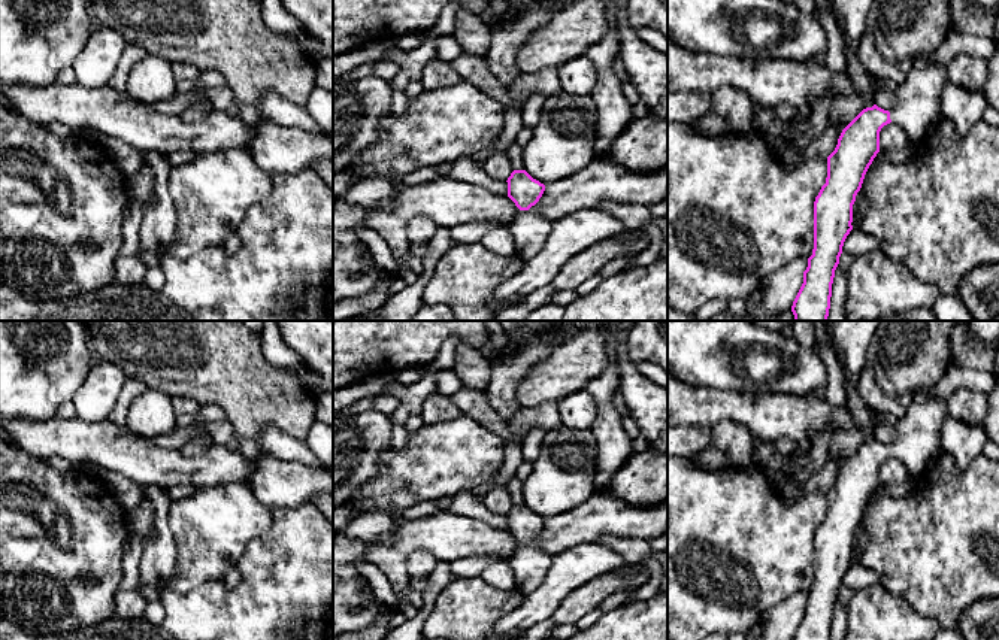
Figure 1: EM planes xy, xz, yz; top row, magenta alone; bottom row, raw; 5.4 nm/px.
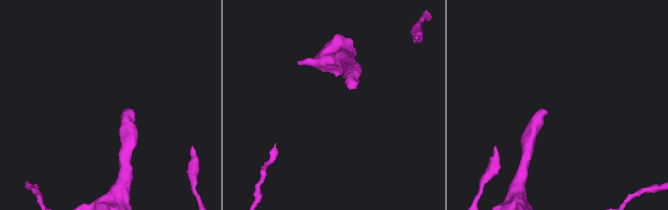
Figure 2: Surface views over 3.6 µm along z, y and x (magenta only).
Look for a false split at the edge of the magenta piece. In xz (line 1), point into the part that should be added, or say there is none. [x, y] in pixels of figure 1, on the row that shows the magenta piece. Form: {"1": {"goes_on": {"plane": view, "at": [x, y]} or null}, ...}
{"1": {"goes_on": {"plane": "xz", "at": [529, 230]}}}

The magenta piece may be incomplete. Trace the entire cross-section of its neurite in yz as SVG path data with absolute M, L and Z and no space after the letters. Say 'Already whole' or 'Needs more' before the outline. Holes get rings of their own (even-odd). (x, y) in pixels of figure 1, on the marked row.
Needs more. M927 54L917 55L912 70L908 73L905 82L894 91L893 109L888 112L878 107L877 104L874 104L872 107L866 107L842 130L835 151L827 157L826 183L821 186L814 201L814 249L812 255L808 258L808 267L803 272L803 283L791 306L794 321L827 321L835 270L839 264L844 242L853 230L853 204L856 201L857 192L862 188L869 166L880 152L881 128L893 122L903 128L905 134L909 139L909 145L921 145L927 142L935 134L941 122L939 98L941 90L945 84L948 84L947 66L935 63Z

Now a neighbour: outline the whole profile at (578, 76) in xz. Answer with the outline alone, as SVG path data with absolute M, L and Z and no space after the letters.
M585 55L566 61L557 69L563 92L575 95L593 92L597 84L597 69Z

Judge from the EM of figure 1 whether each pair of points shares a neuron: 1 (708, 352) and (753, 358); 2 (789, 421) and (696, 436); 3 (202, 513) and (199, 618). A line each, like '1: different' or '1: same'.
1: same
2: different
3: different

